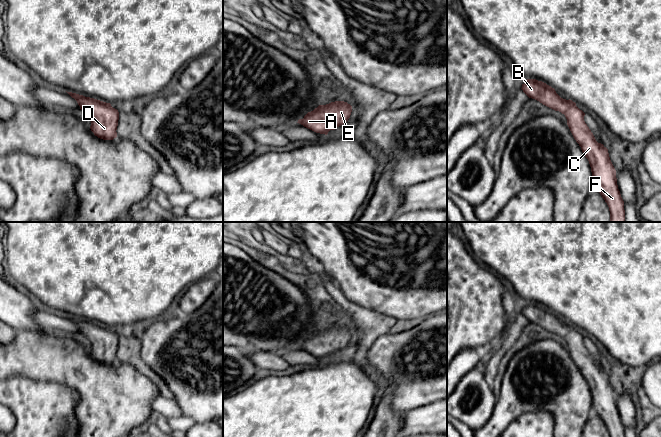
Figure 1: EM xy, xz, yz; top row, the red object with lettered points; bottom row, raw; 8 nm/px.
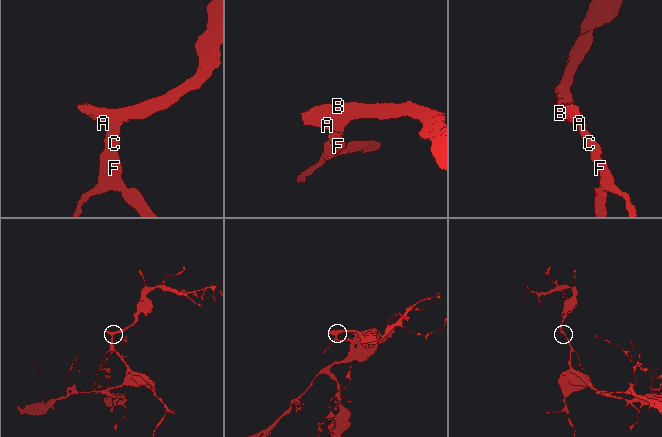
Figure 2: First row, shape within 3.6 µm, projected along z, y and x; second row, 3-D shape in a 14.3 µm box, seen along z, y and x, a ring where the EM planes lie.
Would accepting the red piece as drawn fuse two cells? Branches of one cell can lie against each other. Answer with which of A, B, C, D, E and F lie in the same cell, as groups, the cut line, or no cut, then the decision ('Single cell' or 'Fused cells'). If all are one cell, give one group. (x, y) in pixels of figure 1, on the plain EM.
Groups: A B C D E F. No split. Single cell

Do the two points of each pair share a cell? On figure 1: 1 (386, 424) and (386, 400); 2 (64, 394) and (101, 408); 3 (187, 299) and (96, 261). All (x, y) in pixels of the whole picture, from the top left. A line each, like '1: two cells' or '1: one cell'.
1: one cell
2: two cells
3: two cells

